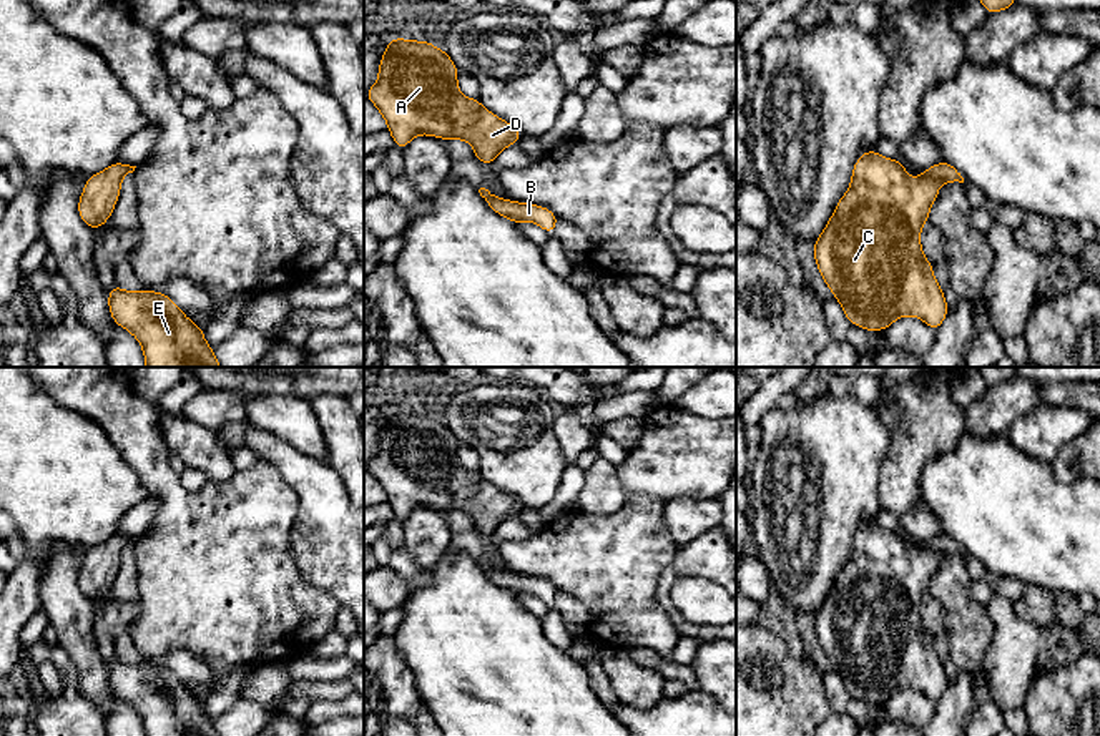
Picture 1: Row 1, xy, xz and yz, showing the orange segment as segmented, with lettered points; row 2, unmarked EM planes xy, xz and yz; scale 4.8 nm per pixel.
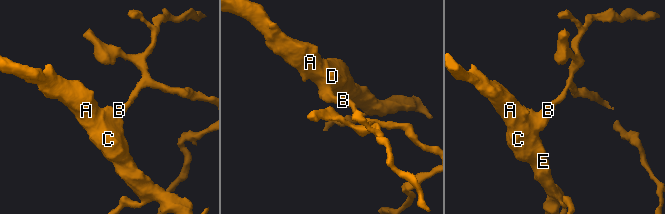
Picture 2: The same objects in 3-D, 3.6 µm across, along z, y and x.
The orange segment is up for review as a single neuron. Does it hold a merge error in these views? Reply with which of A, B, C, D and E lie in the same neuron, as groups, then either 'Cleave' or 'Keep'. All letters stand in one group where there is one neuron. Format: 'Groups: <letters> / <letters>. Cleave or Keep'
Groups: A B C D E. Keep

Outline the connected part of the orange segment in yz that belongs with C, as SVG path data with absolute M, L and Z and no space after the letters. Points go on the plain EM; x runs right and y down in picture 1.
M874 522L856 533L847 565L814 615L818 641L849 696L877 704L902 688L916 688L937 703L945 691L949 678L921 621L921 600L929 593L929 581L944 553L964 555L944 532L914 552L899 532L887 532Z

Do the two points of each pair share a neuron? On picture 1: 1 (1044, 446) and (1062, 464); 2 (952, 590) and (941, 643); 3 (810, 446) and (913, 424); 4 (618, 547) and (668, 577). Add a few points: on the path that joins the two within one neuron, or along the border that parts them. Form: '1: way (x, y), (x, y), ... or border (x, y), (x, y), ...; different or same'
1: border (1082, 432), (1062, 447), (1050, 466); different
2: border (944, 625), (951, 658); different
3: border (874, 411), (889, 432), (889, 447), (883, 467); different
4: border (680, 547), (658, 580), (657, 602), (663, 612); different

